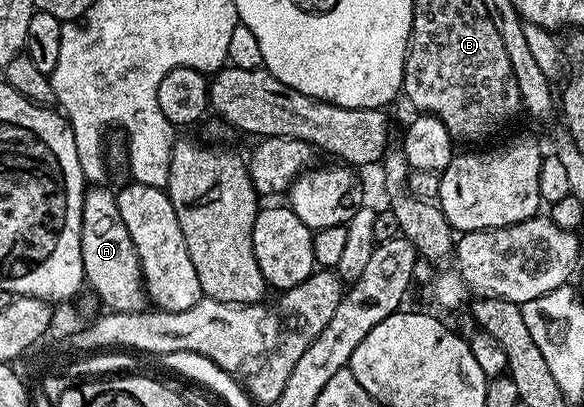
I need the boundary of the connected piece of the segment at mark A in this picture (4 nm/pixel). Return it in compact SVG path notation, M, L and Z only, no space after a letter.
M106 186L87 187L82 207L80 254L85 283L107 304L109 311L140 312L147 307L138 248L132 242L130 228L124 226L124 218L120 218L117 195L110 193Z

